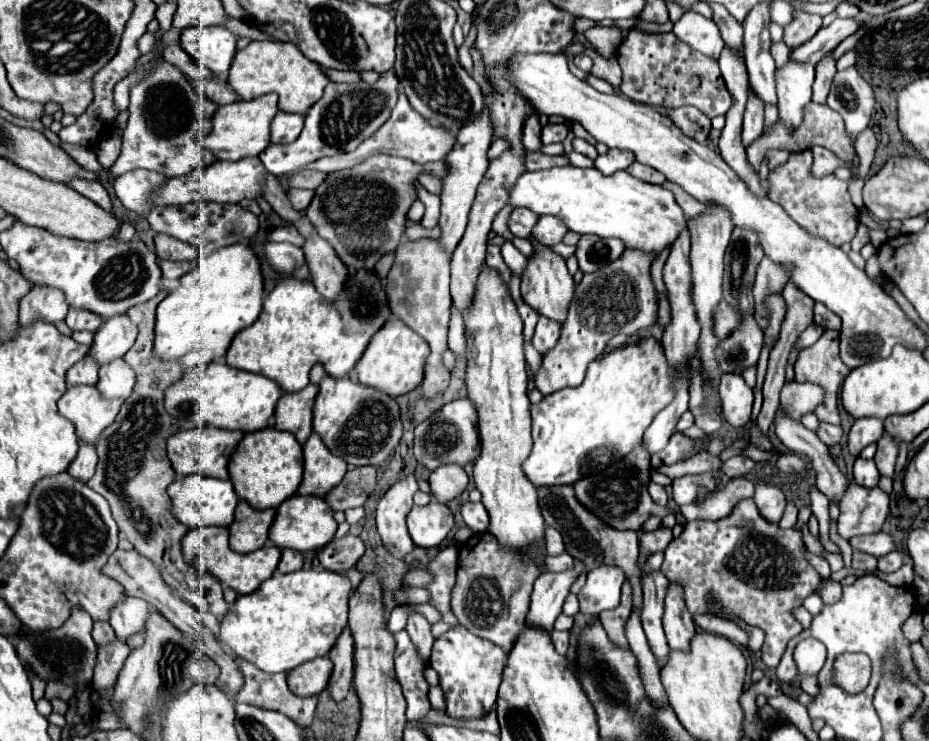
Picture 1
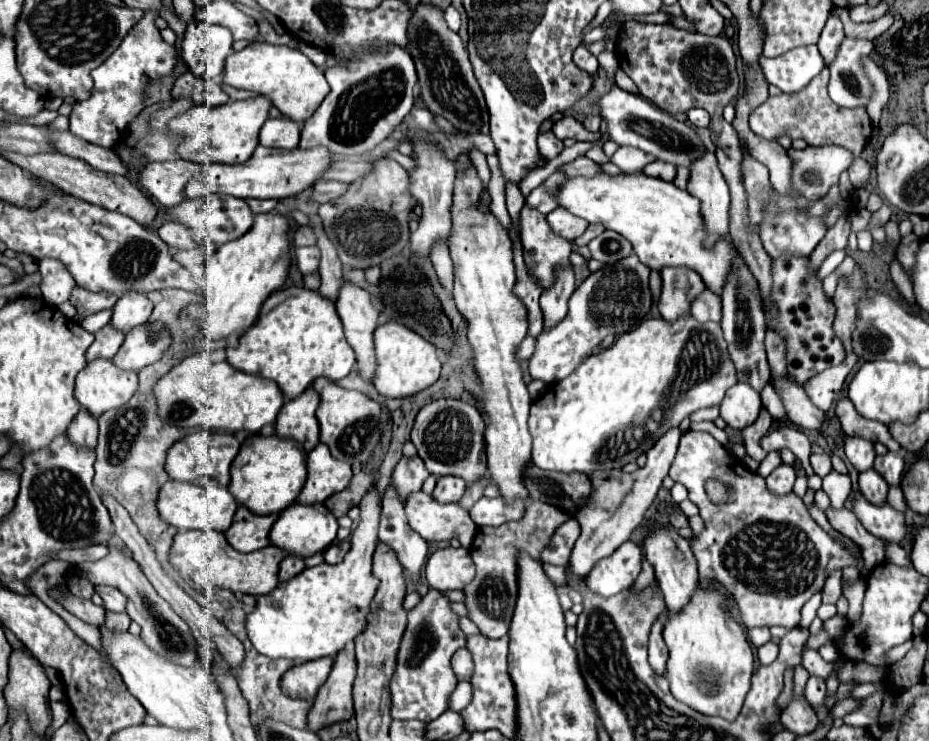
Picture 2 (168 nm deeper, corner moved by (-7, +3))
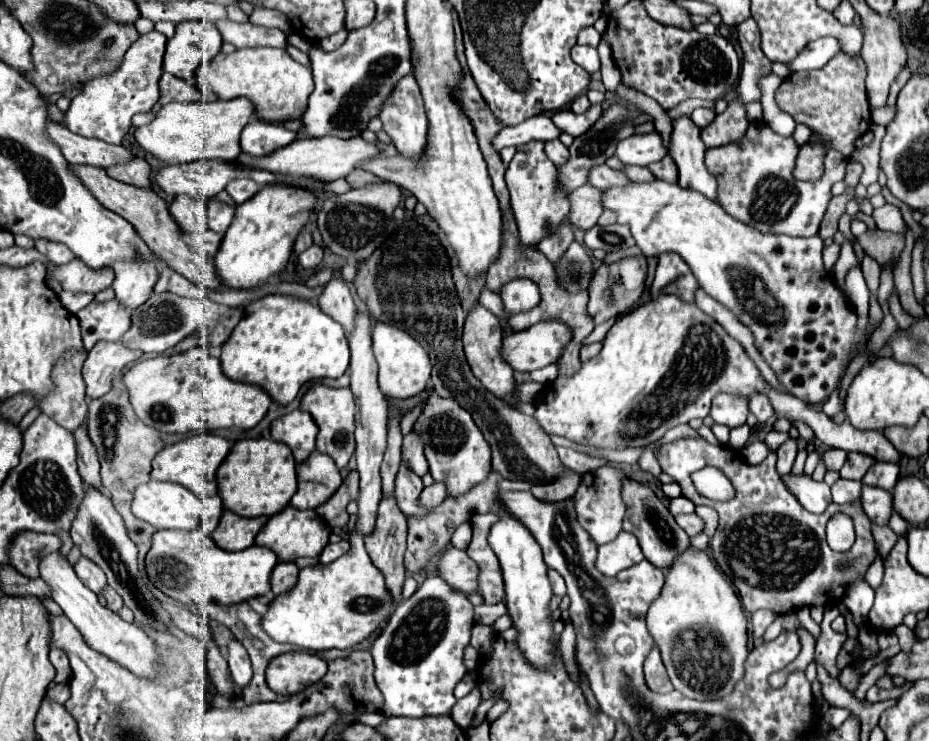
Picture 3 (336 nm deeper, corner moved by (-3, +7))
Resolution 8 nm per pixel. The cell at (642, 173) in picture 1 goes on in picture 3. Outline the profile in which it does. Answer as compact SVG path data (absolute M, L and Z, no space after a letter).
M664 156L660 162L652 162L648 168L658 180L664 180L670 184L678 182L678 168L670 156Z

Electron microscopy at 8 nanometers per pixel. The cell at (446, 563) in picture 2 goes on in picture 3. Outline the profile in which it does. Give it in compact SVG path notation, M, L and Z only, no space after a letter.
M448 548L440 560L438 560L438 572L440 576L454 588L466 592L466 594L476 594L478 592L478 564L470 556L466 556L464 550L458 548Z

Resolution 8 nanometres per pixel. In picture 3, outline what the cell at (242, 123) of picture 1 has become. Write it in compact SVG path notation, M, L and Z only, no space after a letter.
M248 98L216 102L170 102L162 106L154 120L136 128L134 138L148 154L166 164L186 164L196 160L234 160L240 156L240 132L252 120L254 106Z

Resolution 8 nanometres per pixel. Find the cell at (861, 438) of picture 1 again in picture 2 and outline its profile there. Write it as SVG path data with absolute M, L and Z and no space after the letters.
M848 436L844 442L844 452L848 456L848 460L852 462L852 466L856 470L866 470L872 468L876 452L874 452L874 442L860 438L860 436Z

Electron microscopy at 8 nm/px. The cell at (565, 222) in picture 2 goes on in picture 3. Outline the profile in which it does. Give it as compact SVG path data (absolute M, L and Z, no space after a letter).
M584 184L570 194L570 220L574 226L584 230L596 226L602 210L602 190Z

